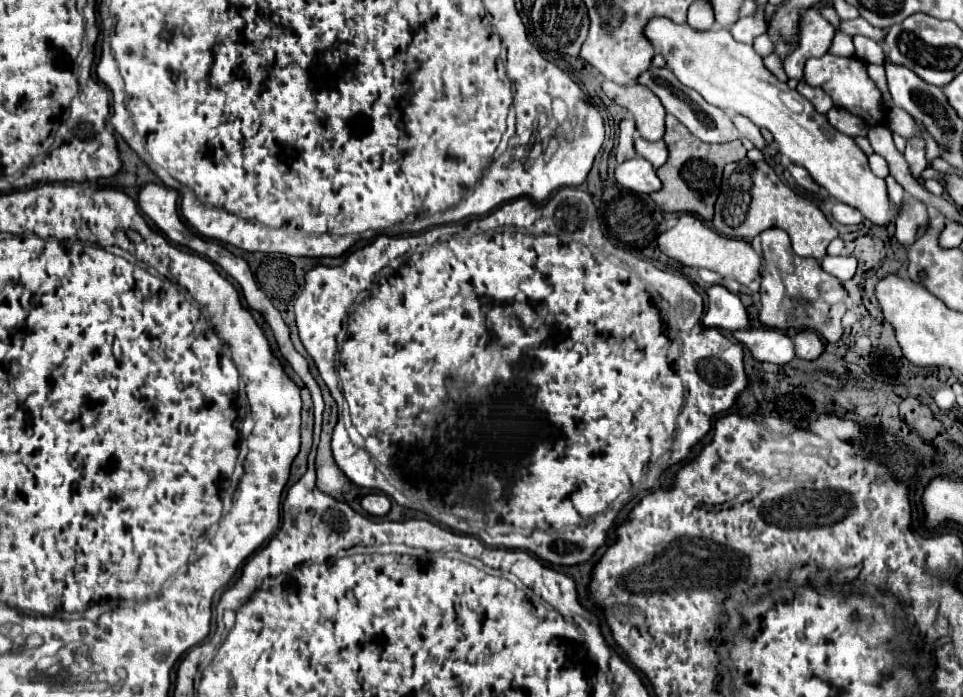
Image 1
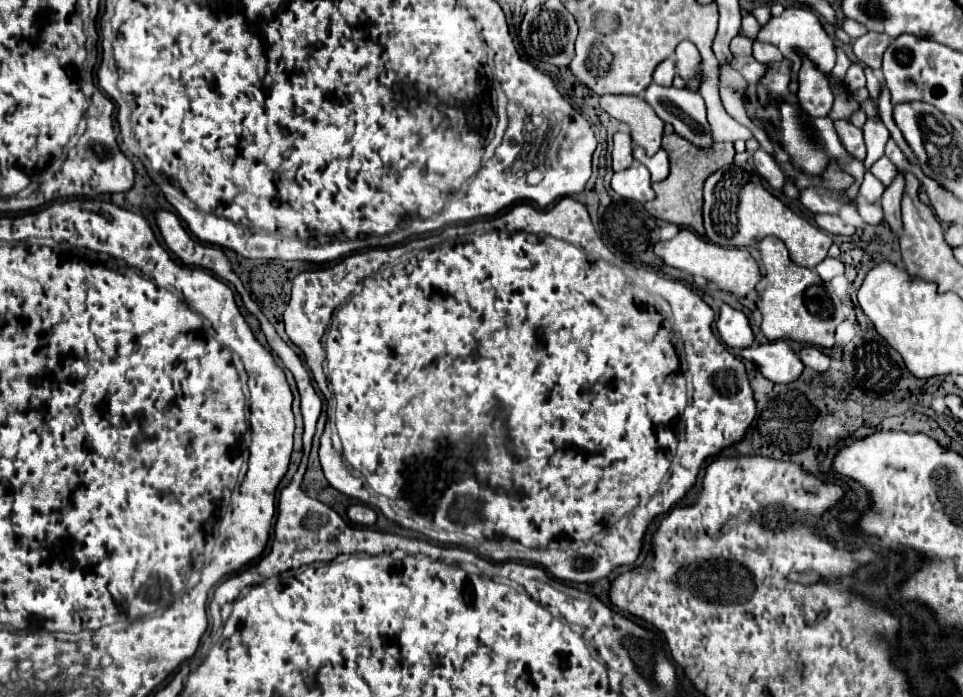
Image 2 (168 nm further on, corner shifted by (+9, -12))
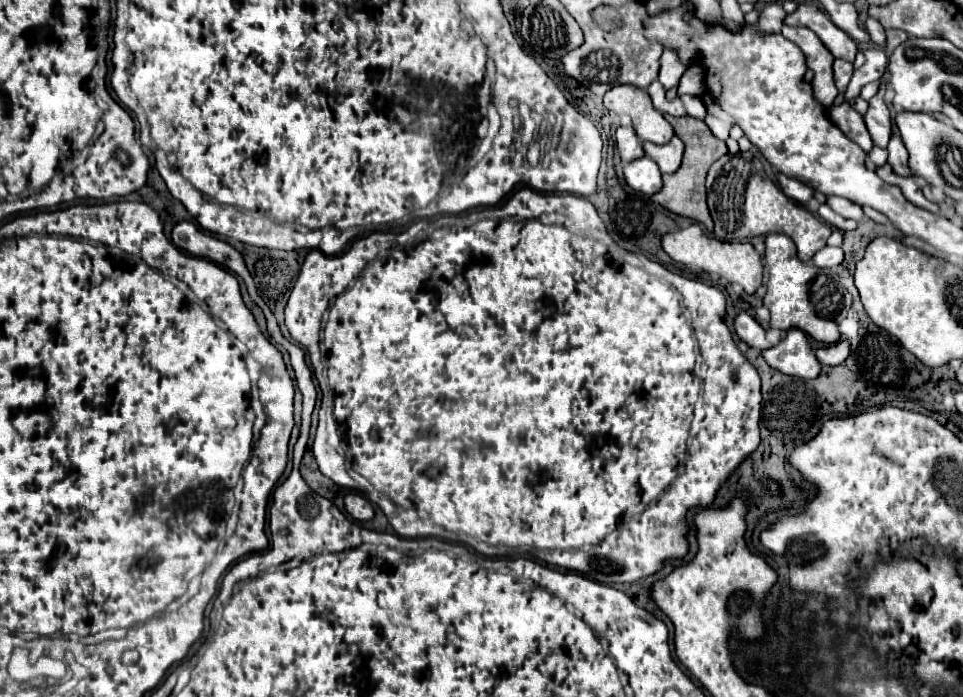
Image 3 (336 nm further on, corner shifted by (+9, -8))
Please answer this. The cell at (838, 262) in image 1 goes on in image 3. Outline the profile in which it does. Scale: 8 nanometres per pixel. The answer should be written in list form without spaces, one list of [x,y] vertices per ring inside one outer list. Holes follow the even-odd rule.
[[[823,247],[813,255],[813,263],[817,267],[837,267],[843,261],[843,249],[841,247]]]

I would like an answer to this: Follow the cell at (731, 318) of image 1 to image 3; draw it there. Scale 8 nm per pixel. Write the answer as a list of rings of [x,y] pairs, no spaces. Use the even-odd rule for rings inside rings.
[[[741,311],[737,317],[735,317],[735,331],[737,331],[737,335],[745,341],[745,343],[749,343],[751,347],[755,347],[755,349],[769,349],[771,347],[771,343],[767,341],[767,337],[765,337],[765,329],[757,323],[757,319],[755,317],[751,317],[749,313],[745,313],[745,311]]]

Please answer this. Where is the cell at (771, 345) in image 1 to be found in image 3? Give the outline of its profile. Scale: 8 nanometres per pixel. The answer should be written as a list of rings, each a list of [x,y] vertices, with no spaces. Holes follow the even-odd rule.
[[[791,329],[775,347],[763,351],[763,357],[773,369],[779,369],[785,375],[815,379],[821,373],[821,363],[815,357],[815,349],[801,329]]]

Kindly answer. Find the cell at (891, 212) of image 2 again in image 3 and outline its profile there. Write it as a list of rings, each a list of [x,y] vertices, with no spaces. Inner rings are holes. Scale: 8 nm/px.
[[[893,131],[893,135],[891,135],[887,151],[889,151],[889,163],[891,163],[891,167],[895,167],[895,171],[899,175],[905,175],[905,177],[911,175],[911,171],[907,169],[907,147],[903,145],[903,139],[899,137],[897,131]]]

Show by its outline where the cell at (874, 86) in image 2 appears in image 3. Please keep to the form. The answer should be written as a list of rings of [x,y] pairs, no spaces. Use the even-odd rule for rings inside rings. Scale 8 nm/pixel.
[[[881,83],[881,91],[869,101],[869,109],[865,113],[865,123],[867,123],[867,129],[871,133],[873,145],[885,149],[889,143],[889,137],[891,137],[893,123],[891,123],[889,109],[883,103],[883,89],[885,89],[885,83]]]

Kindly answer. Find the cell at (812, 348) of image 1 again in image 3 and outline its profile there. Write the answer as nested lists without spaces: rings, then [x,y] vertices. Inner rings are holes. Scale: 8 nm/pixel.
[[[839,341],[815,351],[821,365],[841,365],[849,357],[849,353],[851,353],[849,341]]]

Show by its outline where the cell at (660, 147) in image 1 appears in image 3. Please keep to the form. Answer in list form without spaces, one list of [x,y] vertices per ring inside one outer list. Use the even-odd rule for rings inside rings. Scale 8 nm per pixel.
[[[675,135],[667,145],[643,143],[643,149],[645,149],[645,155],[659,165],[661,173],[675,173],[681,165],[685,143]]]

